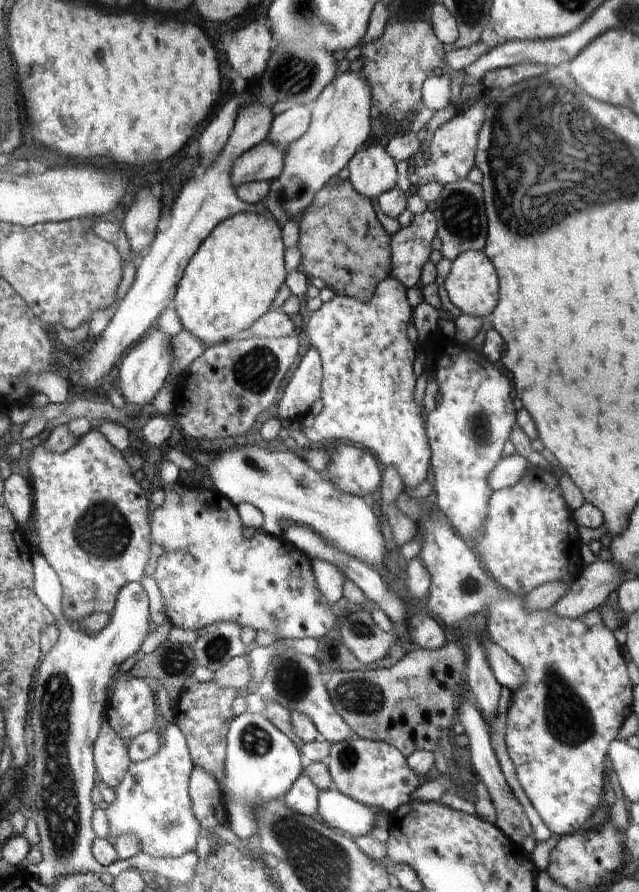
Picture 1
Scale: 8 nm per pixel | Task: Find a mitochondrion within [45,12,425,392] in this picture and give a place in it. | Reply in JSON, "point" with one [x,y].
{"point":[290,78]}

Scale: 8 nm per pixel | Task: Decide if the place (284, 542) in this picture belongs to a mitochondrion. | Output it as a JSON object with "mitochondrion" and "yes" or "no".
{"mitochondrion":"no"}

